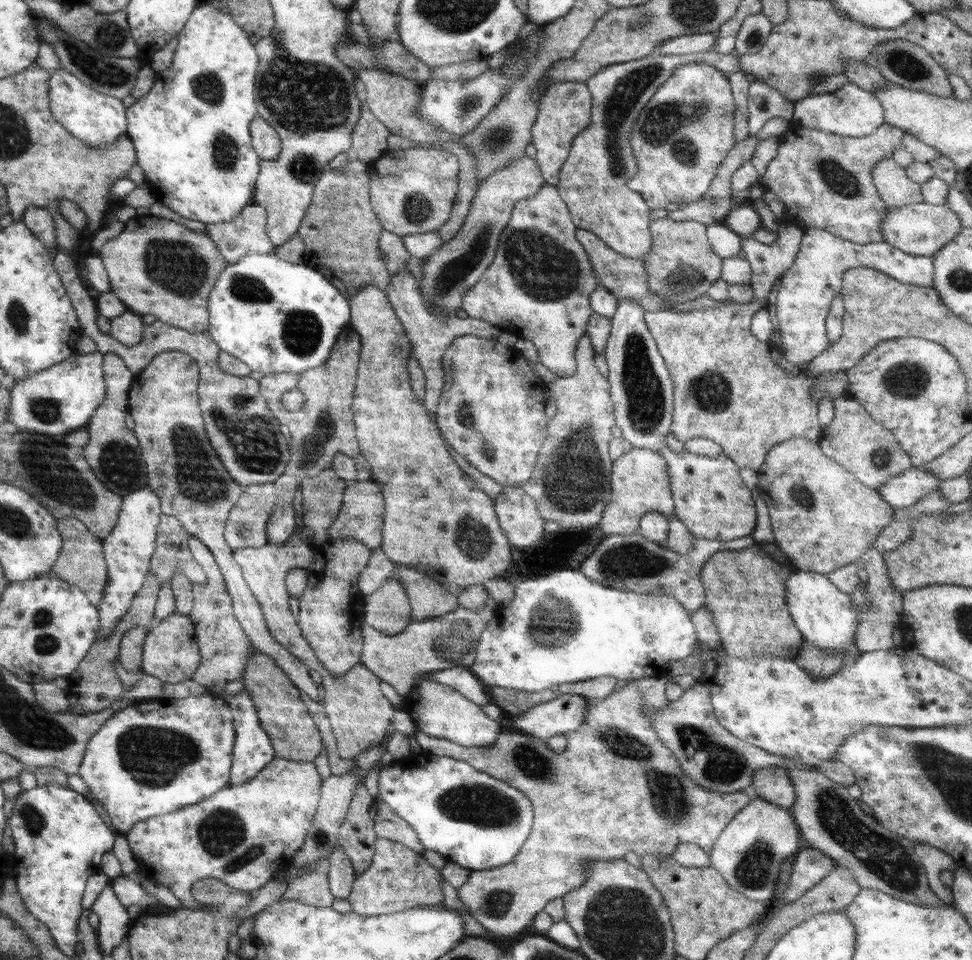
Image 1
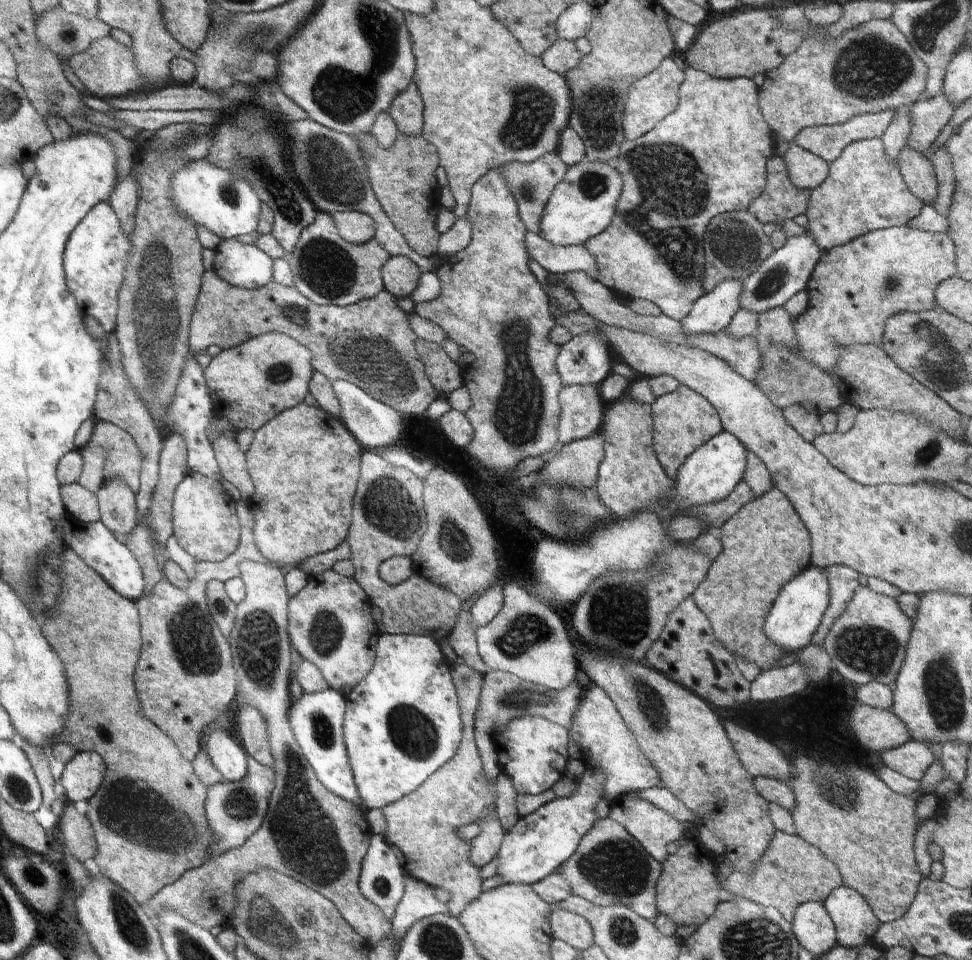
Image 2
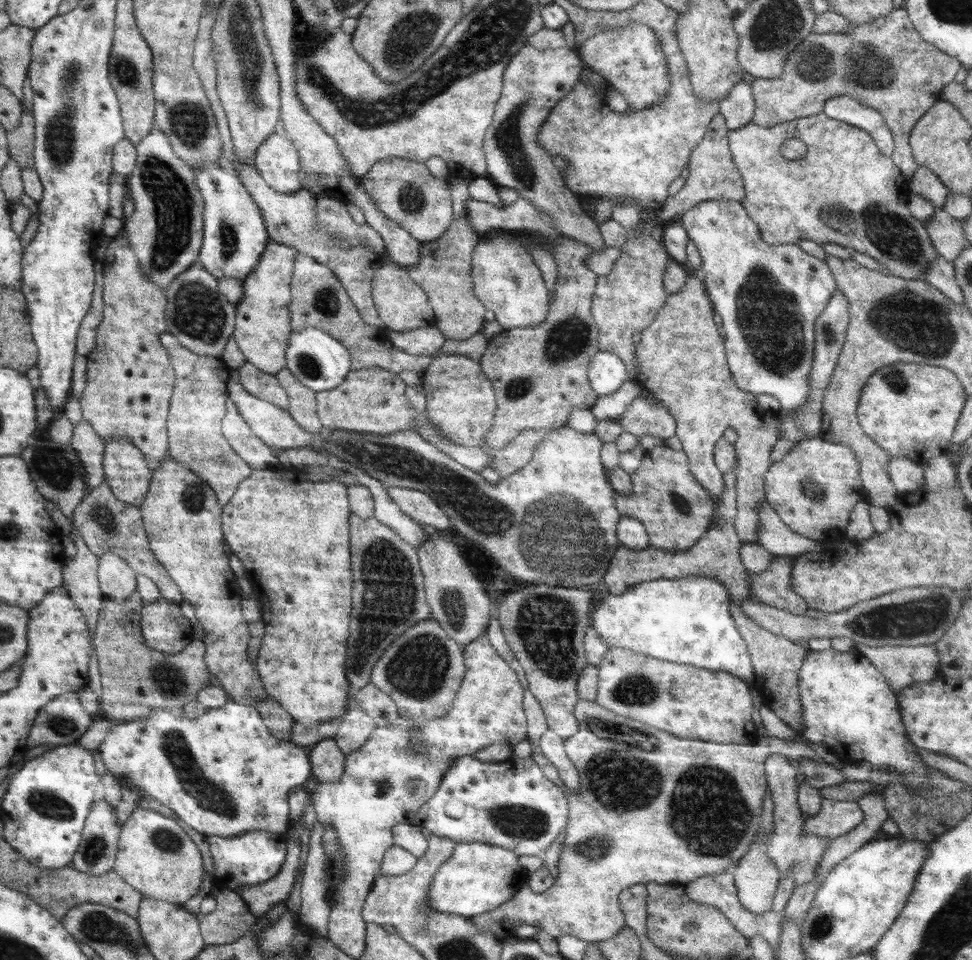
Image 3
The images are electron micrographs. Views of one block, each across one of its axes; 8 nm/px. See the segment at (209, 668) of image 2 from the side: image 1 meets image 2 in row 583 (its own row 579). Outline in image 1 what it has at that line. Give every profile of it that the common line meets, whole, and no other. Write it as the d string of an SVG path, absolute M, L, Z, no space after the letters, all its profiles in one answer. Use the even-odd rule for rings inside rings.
M178 350L160 352L152 358L152 362L137 374L134 374L134 381L130 387L127 410L132 415L135 422L134 432L142 451L142 458L146 463L147 484L152 488L152 492L160 500L160 522L157 528L157 537L155 540L155 551L152 555L149 570L156 575L160 581L160 586L164 585L167 576L172 569L180 568L182 574L192 582L192 584L206 584L206 573L200 566L200 563L192 556L188 548L188 537L190 535L202 541L210 552L214 555L216 564L218 564L223 575L227 592L230 594L233 602L233 613L241 628L248 636L251 646L260 650L263 654L268 654L280 669L290 678L290 681L302 692L305 692L312 700L322 702L322 691L312 681L309 669L302 664L296 656L289 654L276 640L271 636L267 628L260 605L246 584L240 566L232 558L233 549L226 544L224 538L224 529L228 522L228 515L231 508L238 502L244 488L234 481L234 477L228 473L224 463L220 461L216 450L210 446L208 436L206 436L206 427L202 422L201 409L199 408L198 385L200 384L200 374L196 360L190 358L188 354Z

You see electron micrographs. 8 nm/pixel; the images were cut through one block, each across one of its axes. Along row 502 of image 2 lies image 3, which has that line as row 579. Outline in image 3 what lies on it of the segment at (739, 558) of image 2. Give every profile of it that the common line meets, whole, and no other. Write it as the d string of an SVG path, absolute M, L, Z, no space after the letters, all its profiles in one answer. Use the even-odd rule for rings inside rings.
M773 555L770 566L762 572L748 574L747 581L751 596L758 603L795 615L804 615L808 605L805 599L794 592L791 585L793 560L795 558L792 555Z

